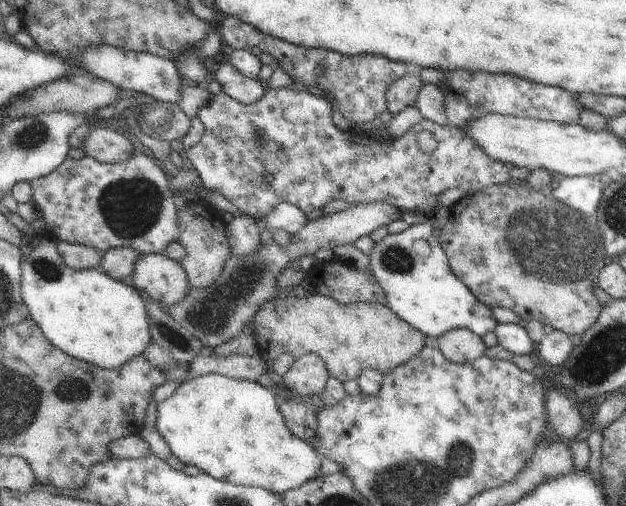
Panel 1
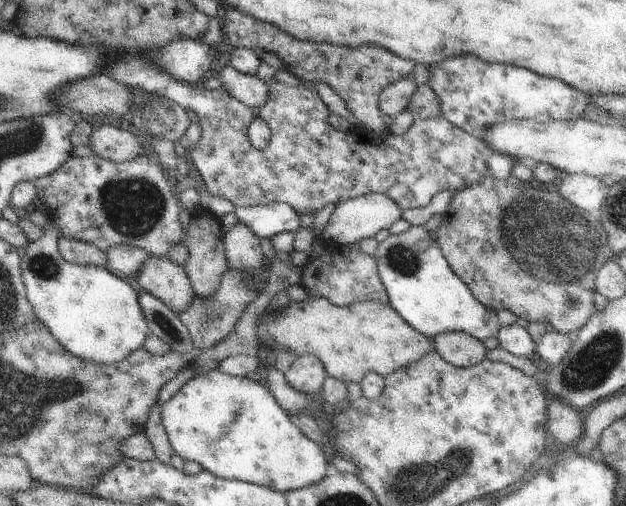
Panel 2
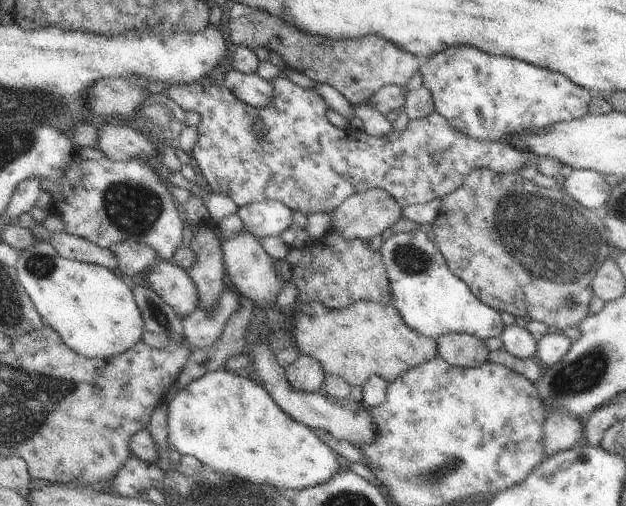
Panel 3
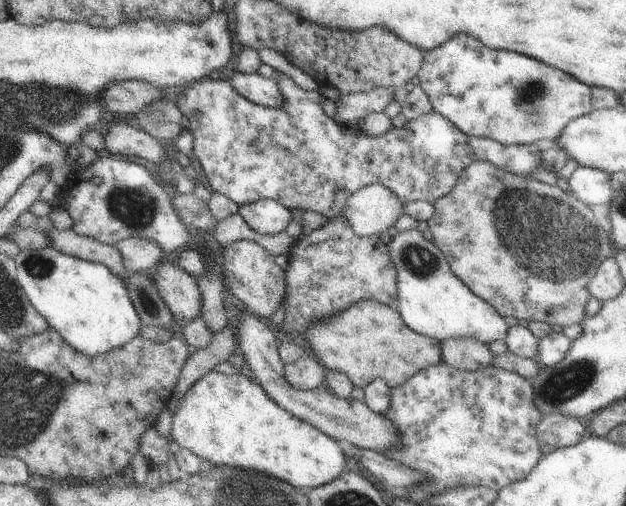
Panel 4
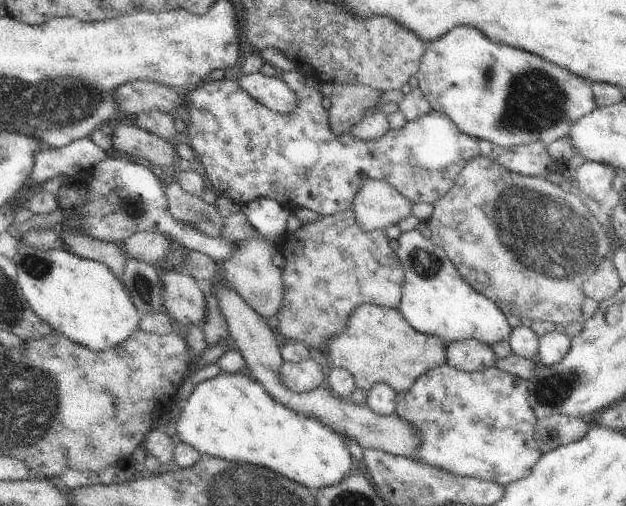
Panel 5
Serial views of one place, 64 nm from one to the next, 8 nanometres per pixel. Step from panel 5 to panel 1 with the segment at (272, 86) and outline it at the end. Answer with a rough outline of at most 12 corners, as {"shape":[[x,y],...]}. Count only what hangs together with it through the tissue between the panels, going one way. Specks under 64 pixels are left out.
{"shape":[[229,61],[215,72],[224,94],[245,105],[268,89],[242,76]]}

